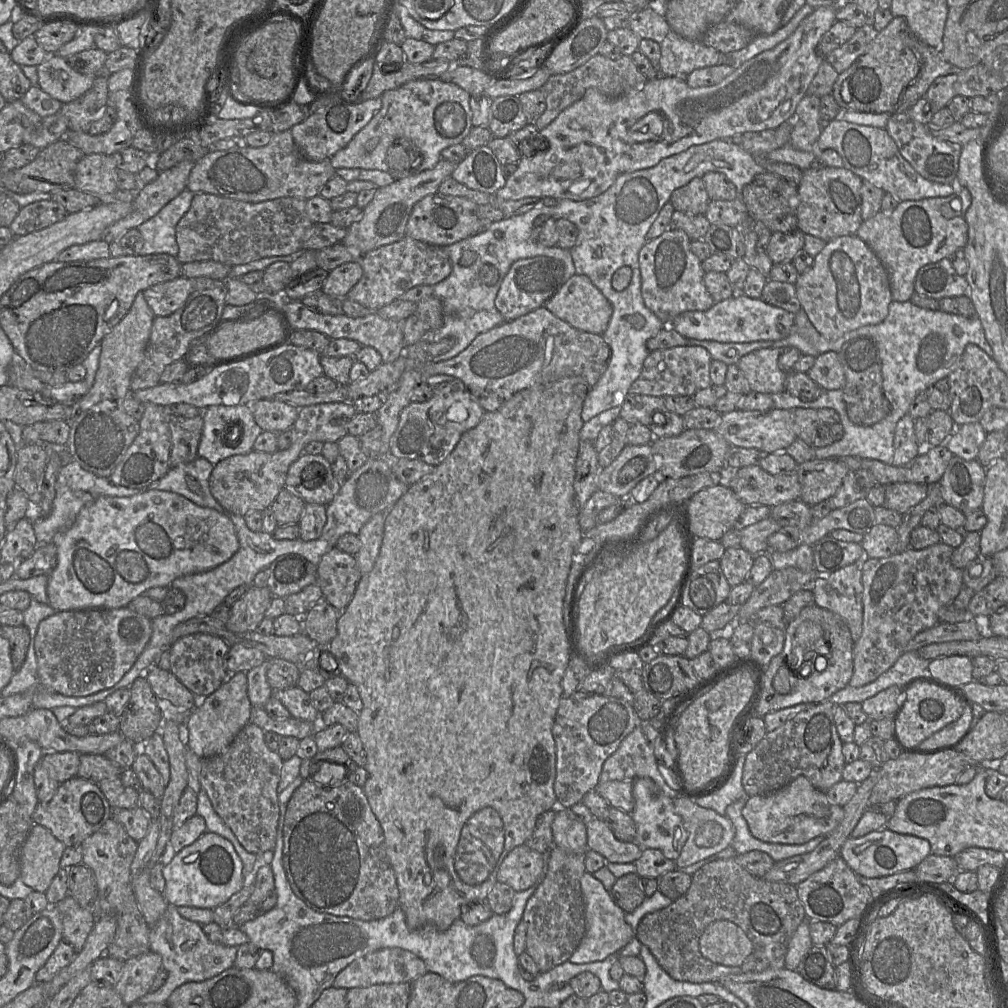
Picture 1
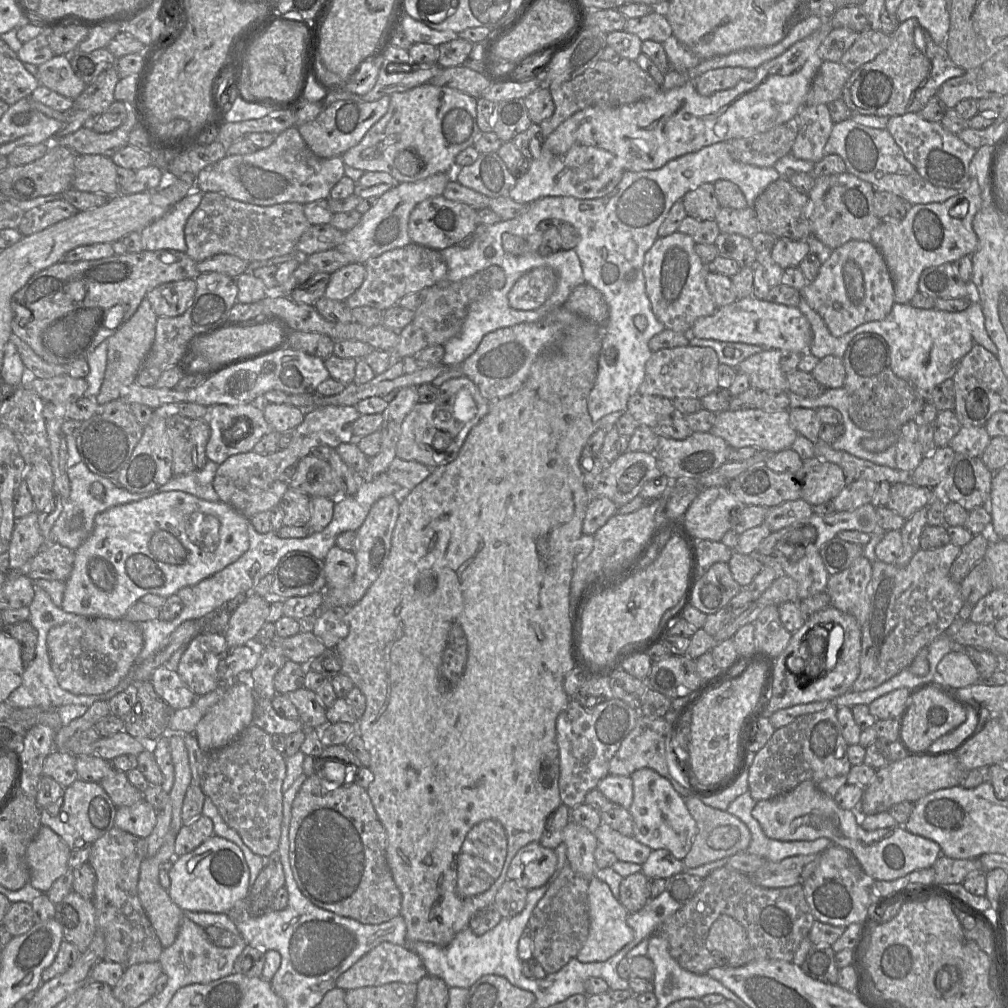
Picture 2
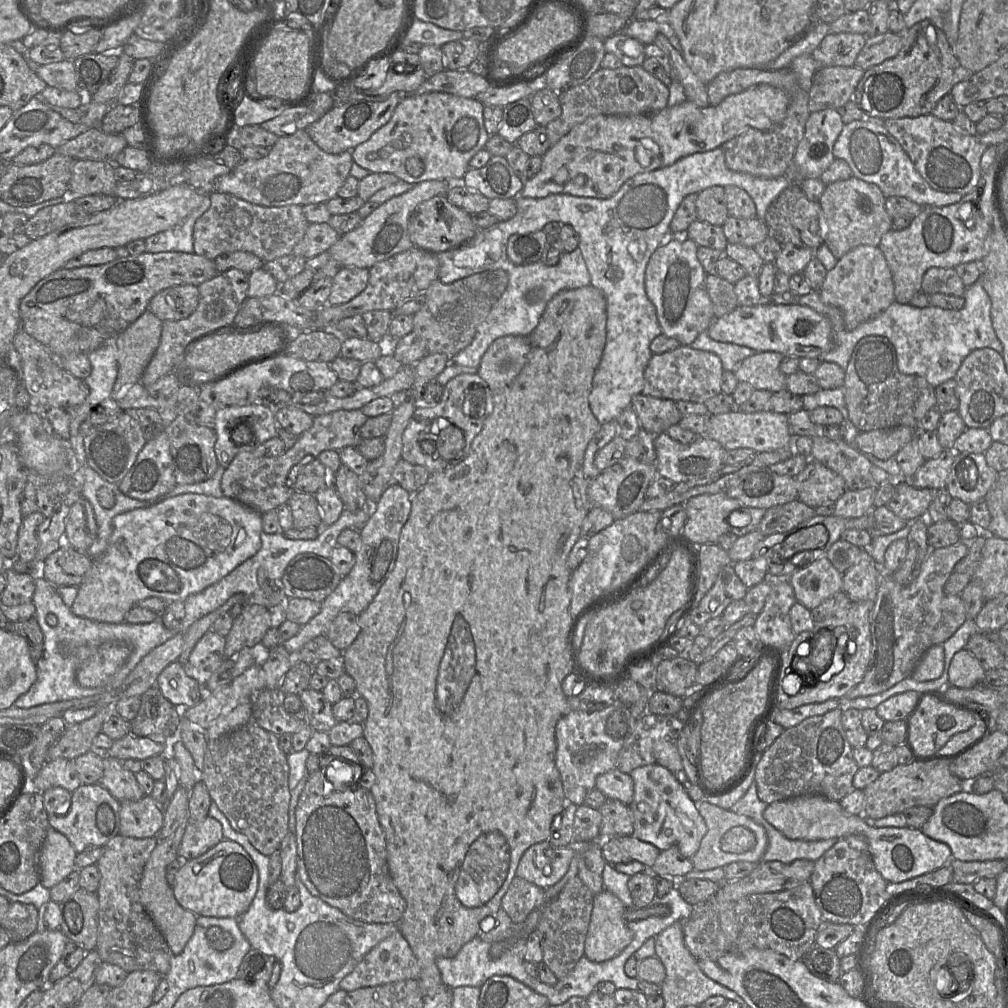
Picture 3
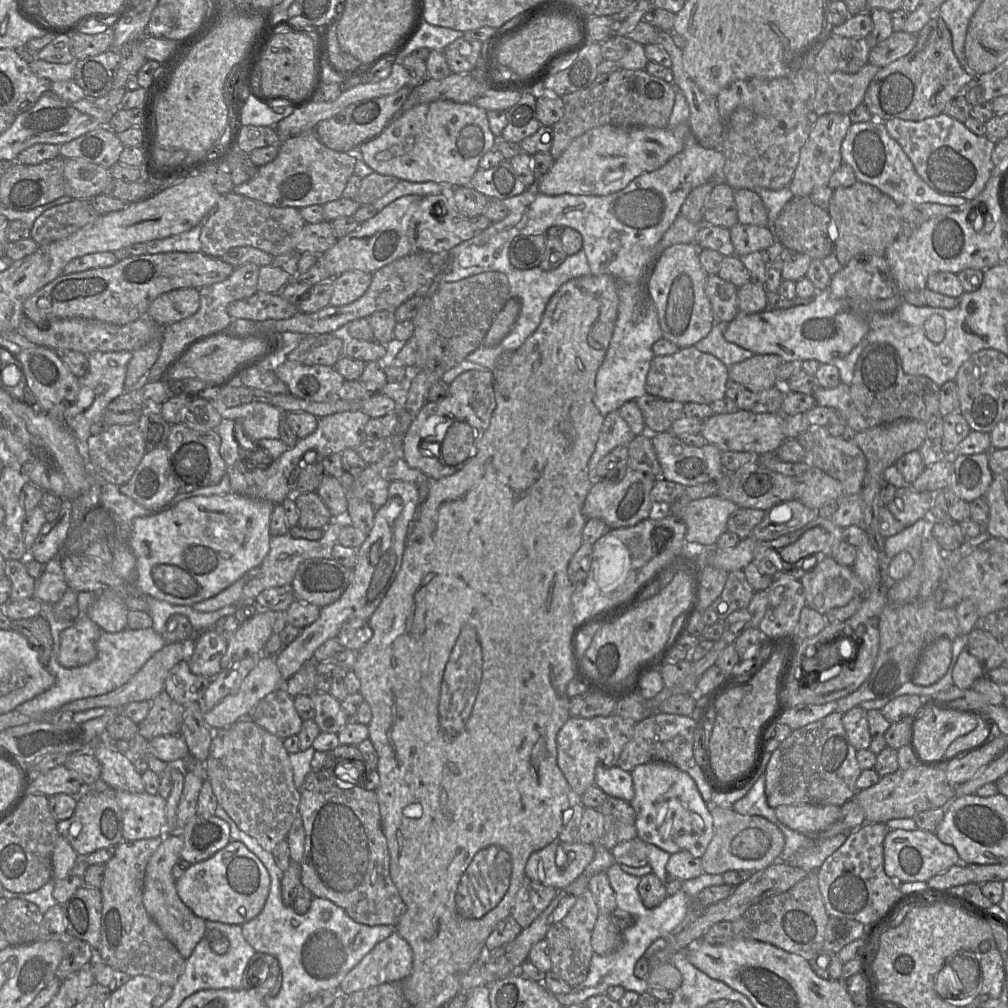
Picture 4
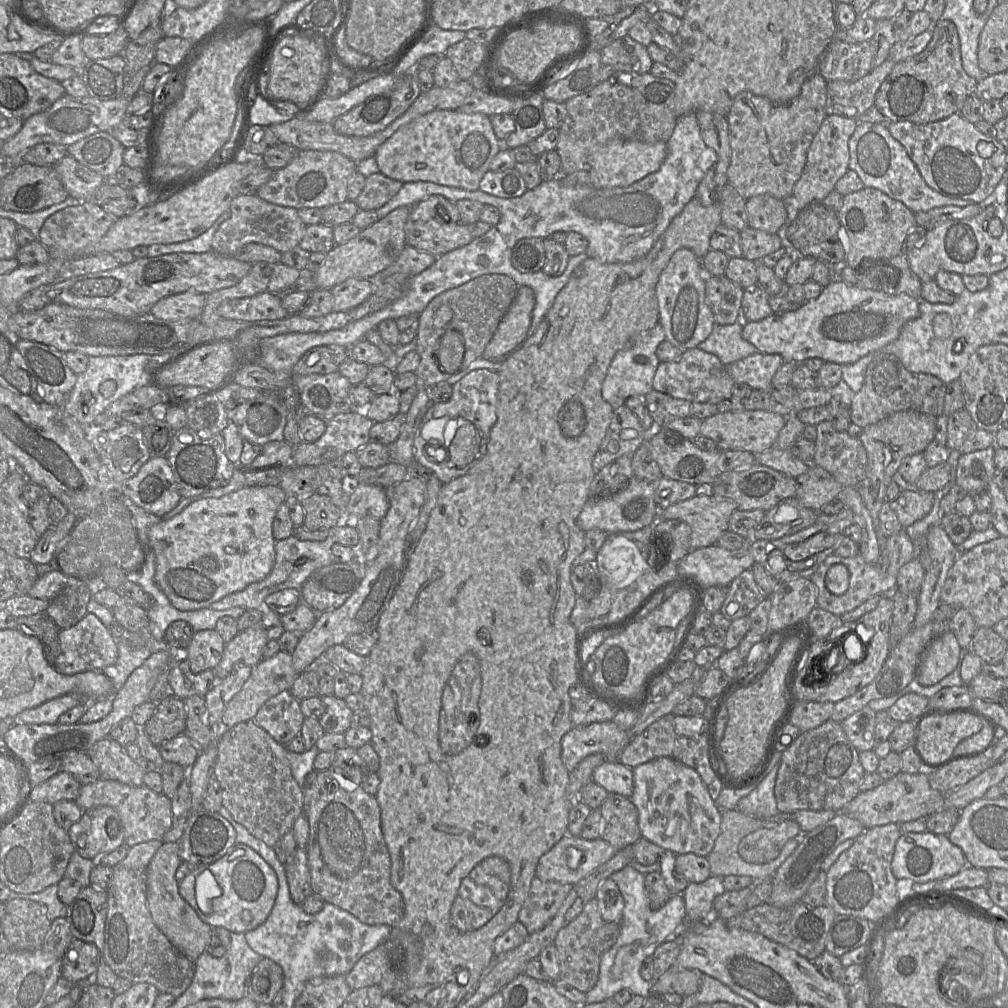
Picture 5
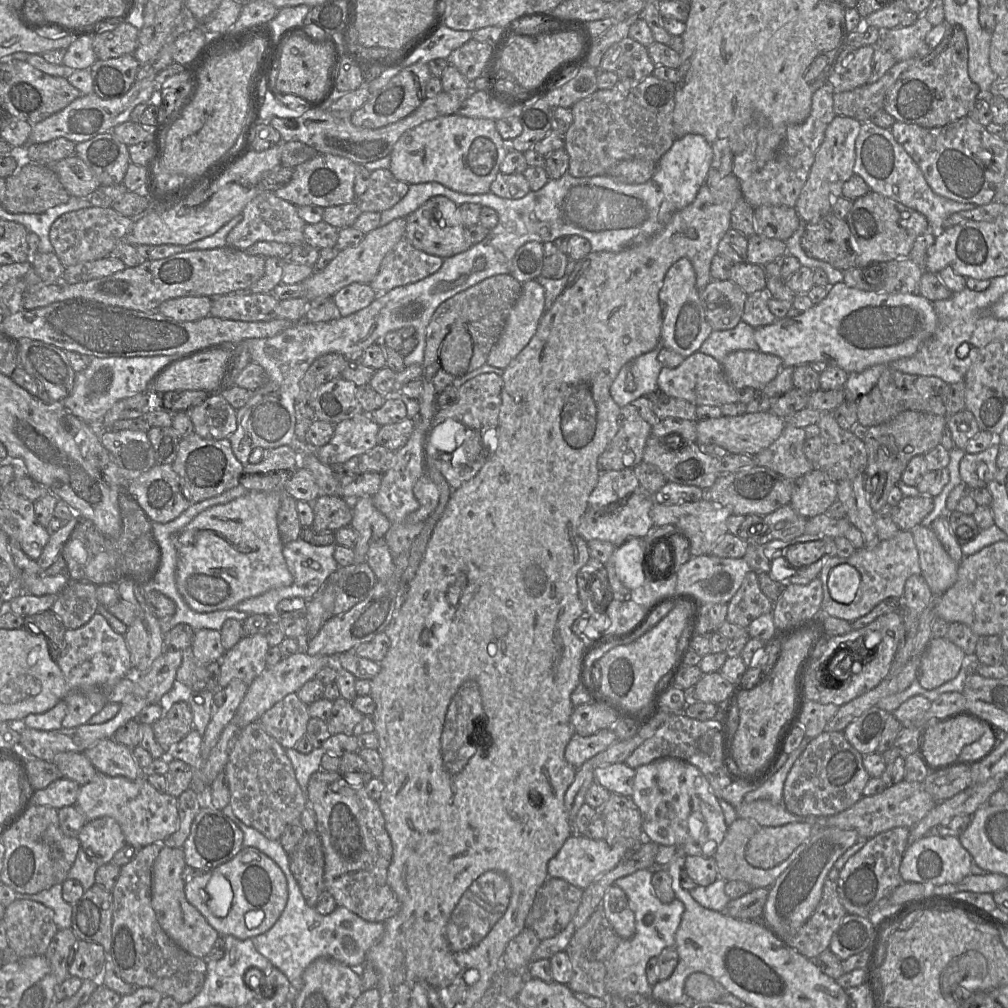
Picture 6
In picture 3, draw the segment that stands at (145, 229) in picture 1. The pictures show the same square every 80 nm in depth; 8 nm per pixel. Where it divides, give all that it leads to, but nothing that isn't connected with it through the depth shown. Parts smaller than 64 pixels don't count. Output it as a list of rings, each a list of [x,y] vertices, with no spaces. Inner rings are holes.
[[[204,196],[204,201],[184,221],[176,226],[154,234],[145,239],[146,251],[159,253],[176,251],[194,253],[193,228],[196,220],[210,207],[209,196]]]

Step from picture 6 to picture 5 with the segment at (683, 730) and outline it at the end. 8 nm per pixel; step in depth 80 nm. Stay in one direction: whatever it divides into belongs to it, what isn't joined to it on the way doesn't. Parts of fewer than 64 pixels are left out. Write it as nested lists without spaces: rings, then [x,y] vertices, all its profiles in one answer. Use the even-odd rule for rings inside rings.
[[[671,713],[661,717],[645,731],[634,736],[623,749],[620,762],[634,768],[658,757],[679,760],[699,773],[712,799],[716,801],[727,784],[716,768],[715,731],[716,725],[712,717],[706,720],[703,716],[679,716]]]

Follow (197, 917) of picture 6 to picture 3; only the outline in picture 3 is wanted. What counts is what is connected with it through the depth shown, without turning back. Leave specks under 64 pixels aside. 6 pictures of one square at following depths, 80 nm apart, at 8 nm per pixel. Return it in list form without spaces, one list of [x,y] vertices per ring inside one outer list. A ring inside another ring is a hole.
[[[182,823],[169,837],[159,840],[144,866],[140,882],[141,904],[164,936],[174,955],[178,955],[183,951],[197,924],[197,915],[184,909],[177,902],[172,887],[166,879],[167,866],[178,857],[178,848],[185,827],[186,823]]]

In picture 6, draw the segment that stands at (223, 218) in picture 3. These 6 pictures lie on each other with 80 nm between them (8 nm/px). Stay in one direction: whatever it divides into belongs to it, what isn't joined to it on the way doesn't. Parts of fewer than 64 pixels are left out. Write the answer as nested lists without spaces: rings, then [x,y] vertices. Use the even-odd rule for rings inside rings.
[[[263,191],[253,198],[243,209],[241,221],[229,232],[226,247],[244,251],[259,241],[274,241],[296,245],[304,242],[305,222],[299,217],[297,207],[278,198],[274,191]]]

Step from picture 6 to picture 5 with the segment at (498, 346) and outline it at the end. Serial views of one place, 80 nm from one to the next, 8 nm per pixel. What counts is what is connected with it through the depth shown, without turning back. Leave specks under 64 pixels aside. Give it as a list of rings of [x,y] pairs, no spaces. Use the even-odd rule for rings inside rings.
[[[520,286],[513,303],[501,319],[482,358],[501,360],[516,350],[530,332],[535,294],[529,286]]]

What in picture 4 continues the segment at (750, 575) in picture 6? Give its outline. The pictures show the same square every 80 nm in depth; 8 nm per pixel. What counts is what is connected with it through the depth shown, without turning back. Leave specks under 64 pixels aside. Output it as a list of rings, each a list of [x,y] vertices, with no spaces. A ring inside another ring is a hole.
[[[742,570],[729,572],[721,595],[710,608],[724,620],[735,610],[747,609],[754,593]]]

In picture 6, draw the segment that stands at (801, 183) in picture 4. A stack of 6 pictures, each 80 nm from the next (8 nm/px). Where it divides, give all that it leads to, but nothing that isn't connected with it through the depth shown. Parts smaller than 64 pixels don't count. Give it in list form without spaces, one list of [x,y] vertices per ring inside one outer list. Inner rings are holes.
[[[836,115],[828,125],[823,142],[815,154],[807,181],[794,207],[803,224],[831,213],[834,200],[842,196],[844,183],[854,174],[855,144],[861,124],[858,119]]]

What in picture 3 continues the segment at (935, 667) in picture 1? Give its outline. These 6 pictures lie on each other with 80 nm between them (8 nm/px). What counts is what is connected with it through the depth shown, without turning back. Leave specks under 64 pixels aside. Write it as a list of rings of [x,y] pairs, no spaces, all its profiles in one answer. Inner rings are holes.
[[[961,649],[950,662],[948,676],[949,685],[969,689],[982,684],[985,670],[972,653]]]

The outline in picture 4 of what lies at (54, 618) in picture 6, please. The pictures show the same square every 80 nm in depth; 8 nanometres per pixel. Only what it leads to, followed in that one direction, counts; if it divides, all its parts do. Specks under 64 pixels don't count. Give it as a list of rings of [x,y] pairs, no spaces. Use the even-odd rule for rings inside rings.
[[[41,615],[31,618],[12,620],[10,630],[23,635],[34,648],[43,665],[51,658],[53,639],[48,621]]]

